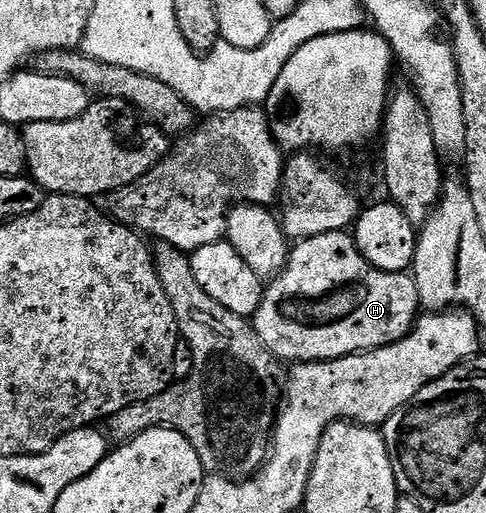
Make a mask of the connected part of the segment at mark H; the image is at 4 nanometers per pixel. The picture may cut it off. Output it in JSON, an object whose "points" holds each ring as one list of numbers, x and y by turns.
{"points":[[339,230,299,239,291,247,286,268,267,283,262,304,254,315,254,325,264,347,281,363,332,362,351,354,380,350,402,340,412,333,421,310,411,273,395,274,374,268,358,252,355,237]]}

